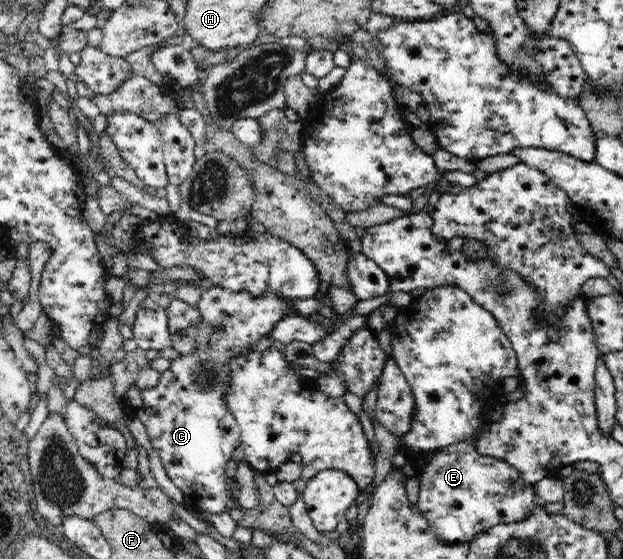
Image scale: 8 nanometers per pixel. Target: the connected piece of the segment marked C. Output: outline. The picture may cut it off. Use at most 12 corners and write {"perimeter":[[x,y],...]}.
{"perimeter":[[204,290],[206,348],[130,386],[138,418],[189,505],[226,512],[240,426],[232,364],[313,298]]}

